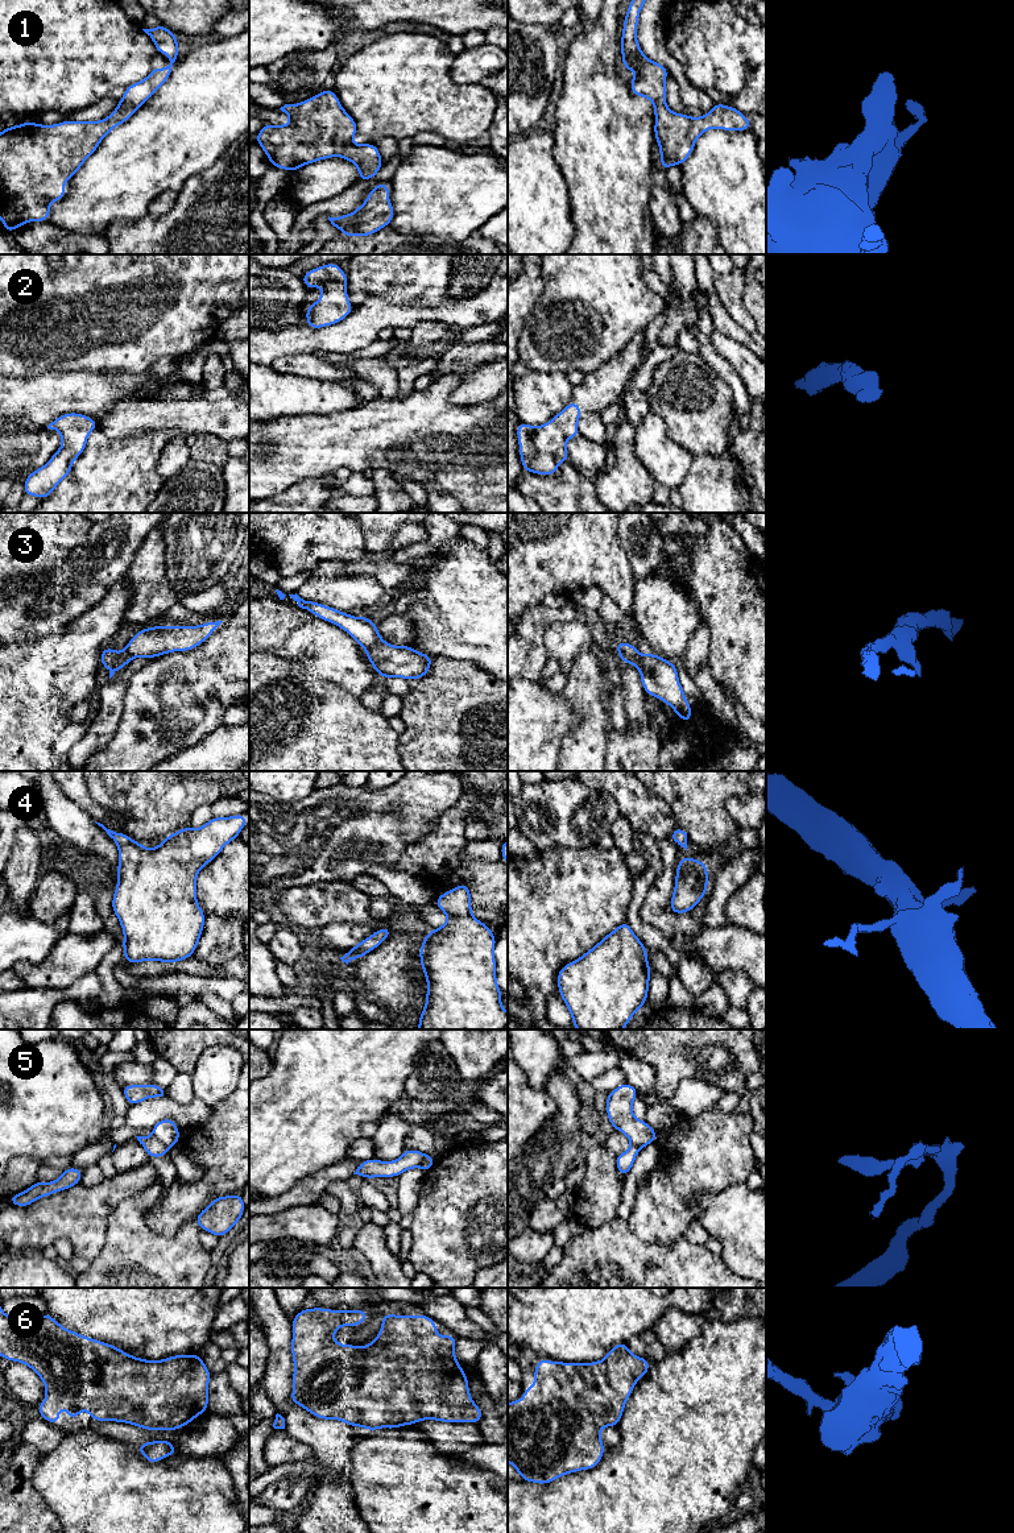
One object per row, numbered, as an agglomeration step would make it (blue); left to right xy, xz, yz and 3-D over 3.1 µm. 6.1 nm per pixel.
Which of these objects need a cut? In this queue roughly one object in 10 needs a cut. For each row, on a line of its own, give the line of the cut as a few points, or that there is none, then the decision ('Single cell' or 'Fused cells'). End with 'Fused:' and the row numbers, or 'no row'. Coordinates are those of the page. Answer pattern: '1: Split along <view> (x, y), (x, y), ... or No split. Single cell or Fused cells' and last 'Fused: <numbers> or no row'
1: No split. Single cell
2: No split. Single cell
3: No split. Single cell
4: No split. Single cell
5: Split along xy (153, 1135), (168, 1148). Fused cells
6: No split. Single cell
Fused: 5

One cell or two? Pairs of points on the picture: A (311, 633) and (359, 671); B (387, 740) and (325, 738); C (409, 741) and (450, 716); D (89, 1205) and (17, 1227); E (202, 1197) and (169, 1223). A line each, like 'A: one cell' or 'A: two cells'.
A: one cell
B: one cell
C: one cell
D: one cell
E: one cell

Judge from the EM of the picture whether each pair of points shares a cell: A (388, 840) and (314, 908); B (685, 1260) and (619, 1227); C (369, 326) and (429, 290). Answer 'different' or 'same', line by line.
A: different
B: same
C: different

